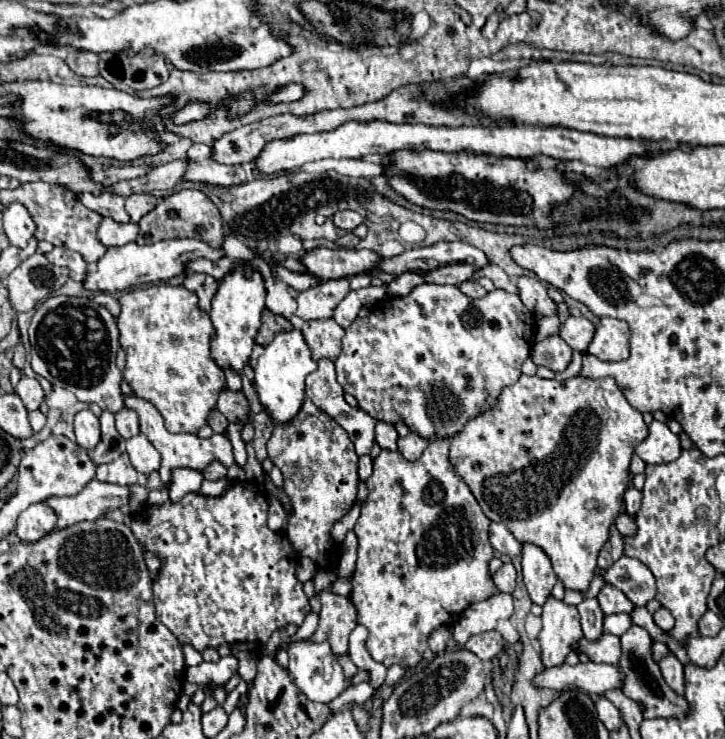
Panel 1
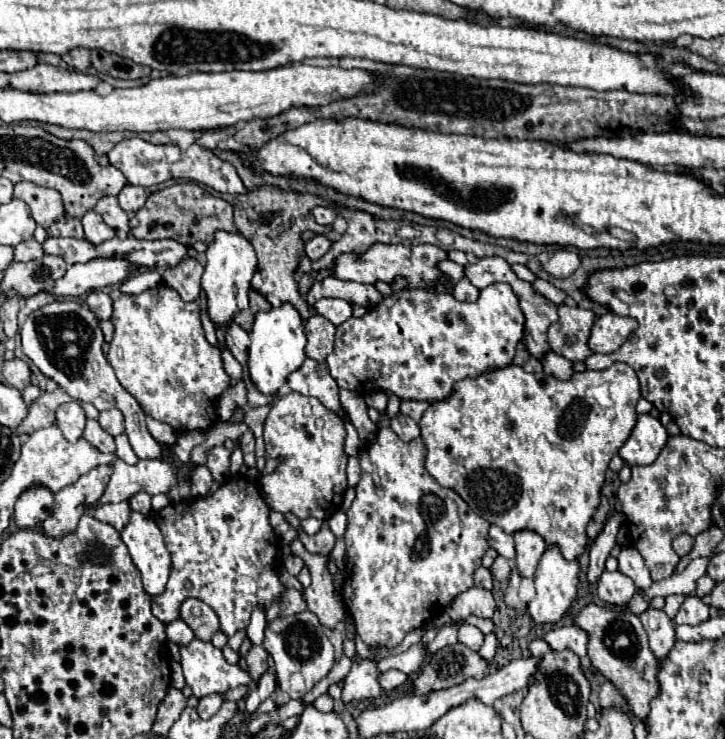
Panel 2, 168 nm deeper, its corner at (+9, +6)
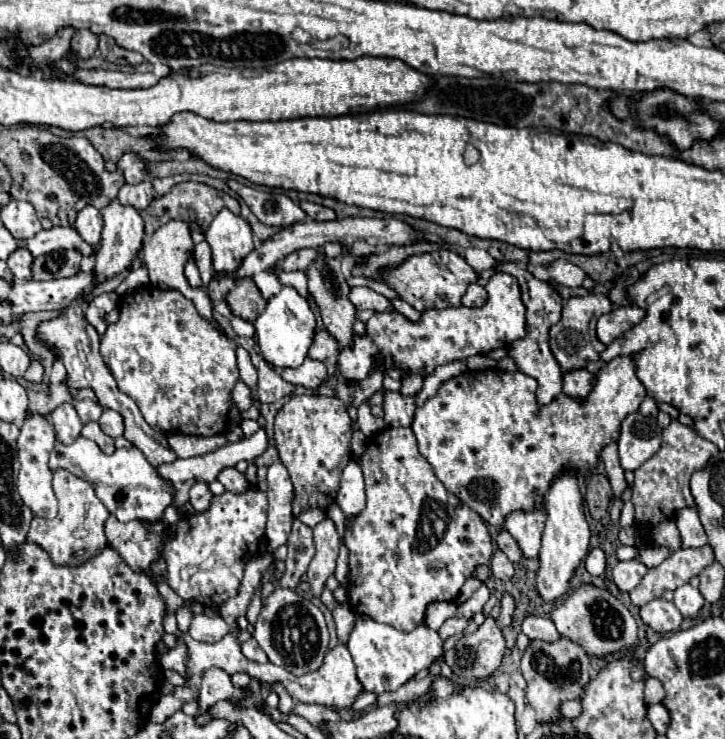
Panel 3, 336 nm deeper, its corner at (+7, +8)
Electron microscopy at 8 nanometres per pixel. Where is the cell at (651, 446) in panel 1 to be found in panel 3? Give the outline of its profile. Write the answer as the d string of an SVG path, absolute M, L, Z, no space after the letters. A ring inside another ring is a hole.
M628 414L622 420L620 426L620 438L618 438L618 454L624 470L638 470L654 452L658 452L662 444L662 428L656 424L656 418L652 416L642 416L642 414Z

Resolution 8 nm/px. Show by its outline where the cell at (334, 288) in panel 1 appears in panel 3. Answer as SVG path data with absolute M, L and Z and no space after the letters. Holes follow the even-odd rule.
M352 288L350 290L350 302L360 310L374 310L374 312L394 312L394 306L388 298L384 298L382 294L370 290L370 288Z

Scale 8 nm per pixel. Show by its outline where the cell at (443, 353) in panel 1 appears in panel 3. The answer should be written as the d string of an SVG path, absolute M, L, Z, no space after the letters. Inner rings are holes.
M494 272L494 276L486 284L488 290L488 302L482 308L444 308L444 310L430 310L424 312L420 322L410 322L400 312L378 312L374 314L368 324L366 332L368 336L360 338L356 336L354 348L346 348L338 354L338 368L342 376L346 376L348 382L358 382L366 378L370 372L376 370L374 356L376 352L386 358L394 356L398 360L398 368L388 370L392 378L402 378L402 370L406 368L406 374L412 372L424 372L430 374L438 364L454 362L454 360L466 360L476 354L484 354L494 348L502 348L506 342L506 348L514 342L526 336L526 306L520 298L520 284L514 276L506 272Z

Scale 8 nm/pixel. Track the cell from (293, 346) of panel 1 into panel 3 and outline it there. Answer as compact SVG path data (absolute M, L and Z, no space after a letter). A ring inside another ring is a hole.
M282 286L282 290L266 302L266 308L256 318L254 326L256 326L256 342L260 346L260 354L270 366L298 368L304 362L308 348L314 342L316 316L310 308L308 298L300 296L294 286Z

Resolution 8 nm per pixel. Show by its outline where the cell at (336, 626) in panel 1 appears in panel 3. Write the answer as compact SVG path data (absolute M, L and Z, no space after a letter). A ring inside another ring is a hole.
M330 518L322 520L314 526L314 542L316 542L316 556L312 558L308 566L308 582L312 586L312 594L320 596L326 578L334 572L338 548L342 544L342 538Z

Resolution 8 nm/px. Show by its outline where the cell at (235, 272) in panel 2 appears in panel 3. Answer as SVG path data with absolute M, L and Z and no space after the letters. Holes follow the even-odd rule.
M228 208L220 210L204 236L212 248L212 266L216 276L234 272L234 268L242 264L244 256L254 248L250 224Z

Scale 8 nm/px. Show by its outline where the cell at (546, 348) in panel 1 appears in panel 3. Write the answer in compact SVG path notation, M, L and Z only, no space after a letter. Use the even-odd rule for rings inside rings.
M574 370L564 376L564 394L574 400L584 400L596 384L596 378L588 370Z

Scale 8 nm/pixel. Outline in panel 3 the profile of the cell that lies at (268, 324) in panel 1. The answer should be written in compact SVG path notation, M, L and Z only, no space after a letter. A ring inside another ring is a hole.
M238 278L234 284L236 286L226 294L226 302L232 314L254 322L258 312L262 312L262 308L266 306L266 300L262 298L252 278Z

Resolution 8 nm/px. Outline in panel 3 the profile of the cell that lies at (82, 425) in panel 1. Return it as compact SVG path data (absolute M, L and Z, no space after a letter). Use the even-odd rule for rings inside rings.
M62 404L52 412L52 424L56 430L56 440L62 444L70 444L80 436L82 422L78 420L78 414L72 404Z

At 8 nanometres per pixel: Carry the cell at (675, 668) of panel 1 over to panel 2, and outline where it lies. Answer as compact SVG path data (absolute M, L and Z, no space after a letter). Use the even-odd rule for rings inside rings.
M648 608L640 614L644 630L650 640L650 650L654 652L658 662L664 662L674 646L674 624L662 610Z

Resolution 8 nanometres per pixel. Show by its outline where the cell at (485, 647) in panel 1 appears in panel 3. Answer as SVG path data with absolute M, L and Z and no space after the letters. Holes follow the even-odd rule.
M452 616L448 618L440 628L438 628L438 634L442 640L446 640L448 636L454 636L454 634L462 634L466 628L468 628L468 618L458 618L458 616Z

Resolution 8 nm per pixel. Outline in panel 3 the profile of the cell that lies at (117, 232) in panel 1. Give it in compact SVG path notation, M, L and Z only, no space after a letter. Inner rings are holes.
M86 206L78 212L78 218L74 222L74 230L80 234L84 242L88 242L92 248L98 246L100 232L102 232L102 216L94 206Z

